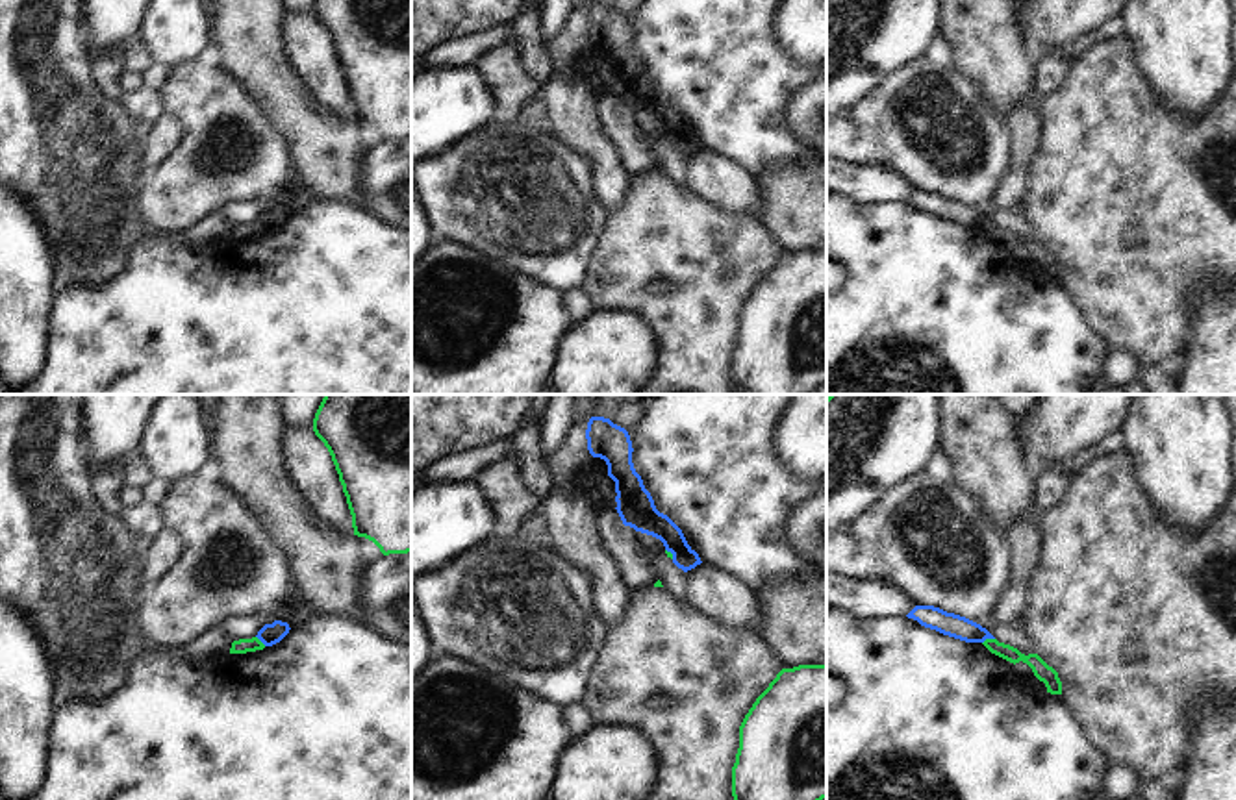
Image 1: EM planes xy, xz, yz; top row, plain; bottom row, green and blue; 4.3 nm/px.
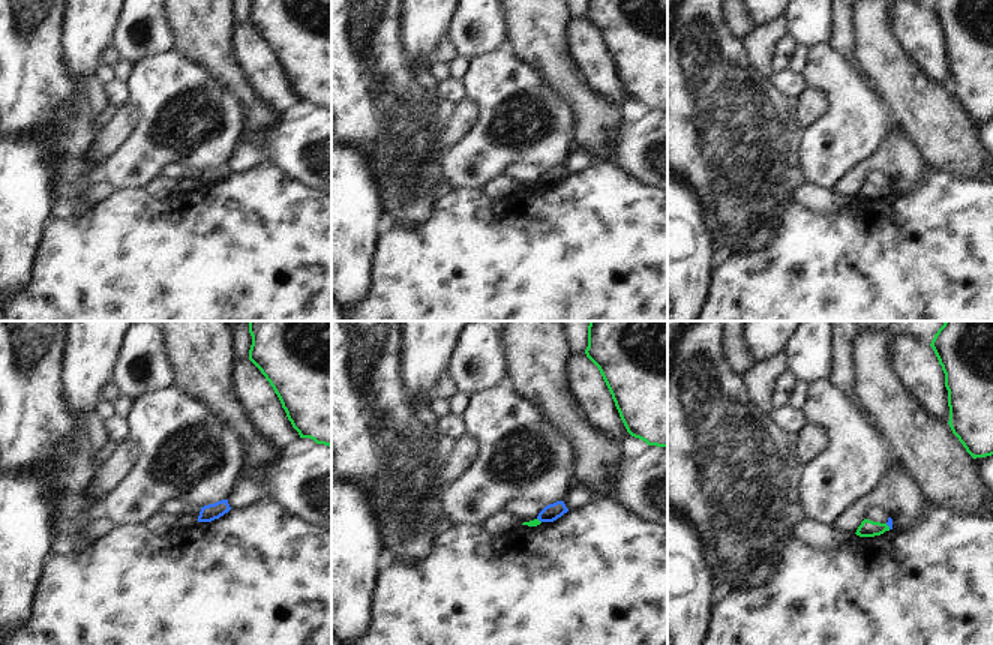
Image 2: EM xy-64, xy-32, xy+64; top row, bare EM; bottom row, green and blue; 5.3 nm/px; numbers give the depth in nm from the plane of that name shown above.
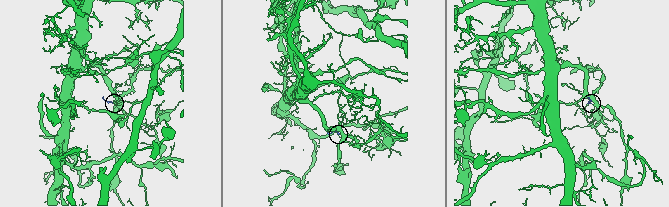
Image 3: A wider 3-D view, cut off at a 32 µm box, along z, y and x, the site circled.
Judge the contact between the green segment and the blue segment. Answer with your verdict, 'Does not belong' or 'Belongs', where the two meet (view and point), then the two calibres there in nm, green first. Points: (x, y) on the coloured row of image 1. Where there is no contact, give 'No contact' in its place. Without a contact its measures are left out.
Does not belong. Touches green at yz (988, 639). Thickness 70 nm (green) against 100 nm

